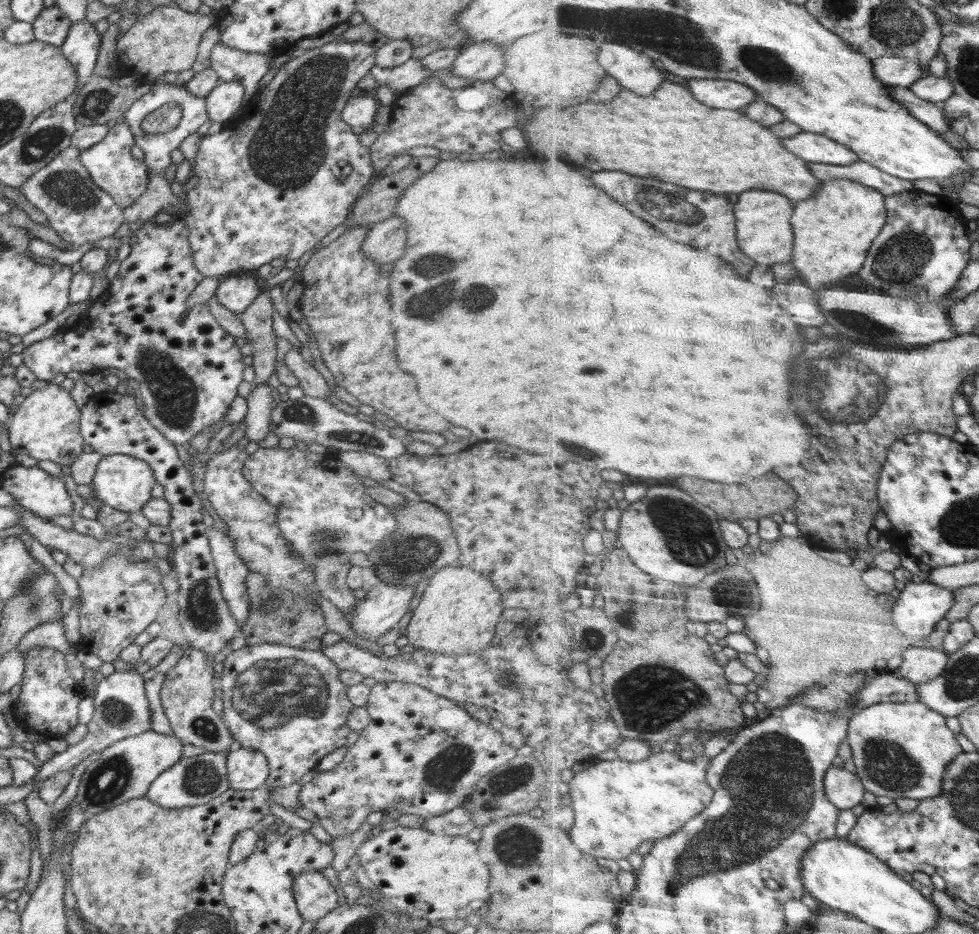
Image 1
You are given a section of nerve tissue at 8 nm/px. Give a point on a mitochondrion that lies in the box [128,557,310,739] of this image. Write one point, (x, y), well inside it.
(203, 611)

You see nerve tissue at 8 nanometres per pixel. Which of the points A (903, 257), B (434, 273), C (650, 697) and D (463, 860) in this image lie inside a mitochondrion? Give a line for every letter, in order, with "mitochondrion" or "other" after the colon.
A: mitochondrion
B: mitochondrion
C: mitochondrion
D: other

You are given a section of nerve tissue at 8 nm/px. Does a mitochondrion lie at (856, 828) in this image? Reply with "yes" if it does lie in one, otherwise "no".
no

